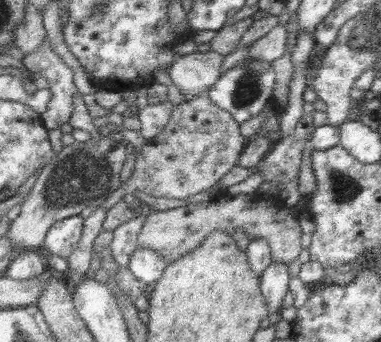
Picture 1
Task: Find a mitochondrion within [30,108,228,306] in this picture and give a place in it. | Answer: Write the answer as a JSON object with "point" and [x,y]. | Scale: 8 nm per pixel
{"point":[72,182]}

